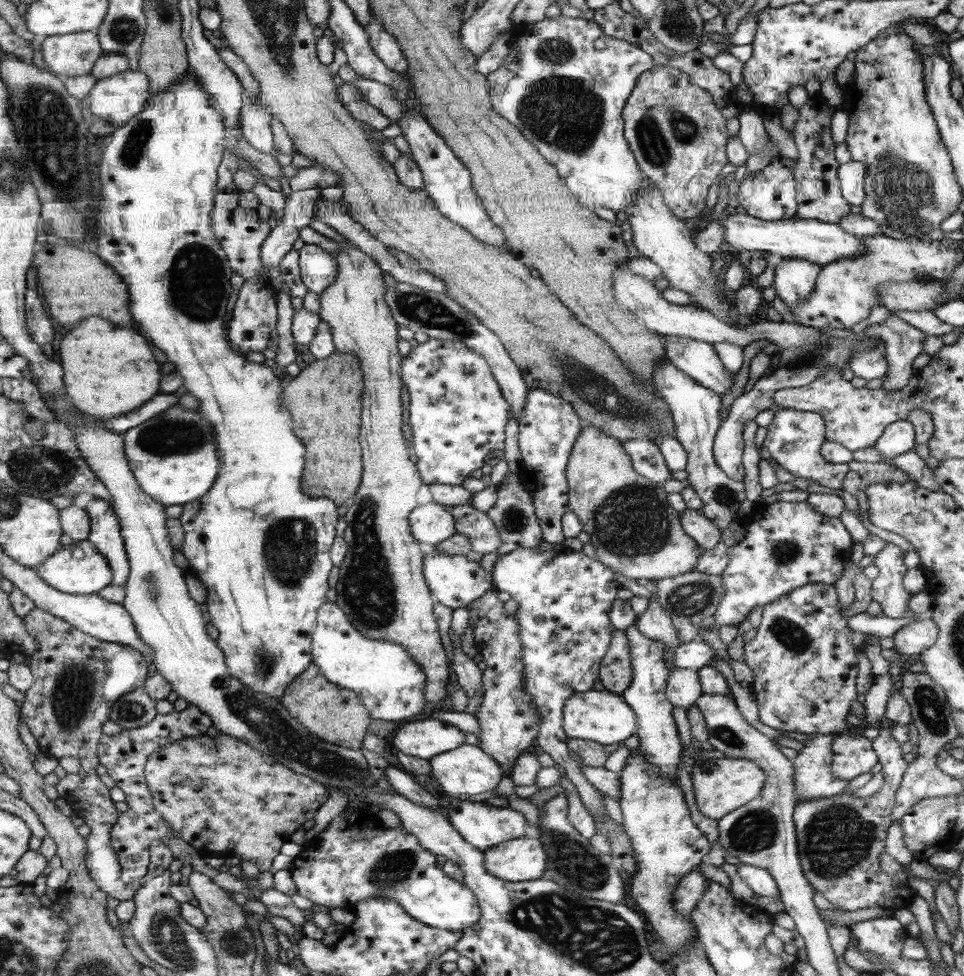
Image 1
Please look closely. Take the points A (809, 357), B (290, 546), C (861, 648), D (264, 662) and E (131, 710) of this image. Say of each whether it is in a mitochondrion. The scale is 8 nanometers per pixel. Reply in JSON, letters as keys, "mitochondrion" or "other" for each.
{"A":"mitochondrion","B":"mitochondrion","C":"other","D":"mitochondrion","E":"mitochondrion"}

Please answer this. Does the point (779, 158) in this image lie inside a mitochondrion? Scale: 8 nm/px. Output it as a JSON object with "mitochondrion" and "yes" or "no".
{"mitochondrion":"no"}

